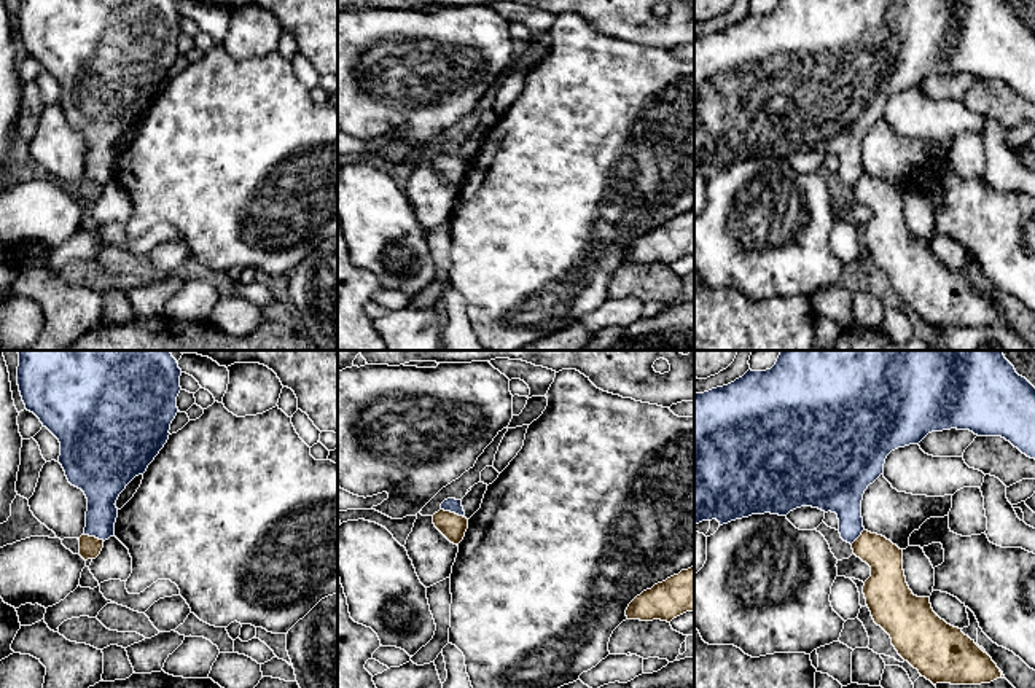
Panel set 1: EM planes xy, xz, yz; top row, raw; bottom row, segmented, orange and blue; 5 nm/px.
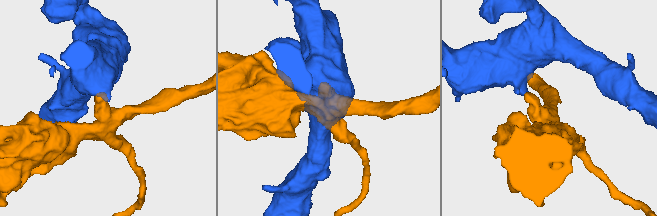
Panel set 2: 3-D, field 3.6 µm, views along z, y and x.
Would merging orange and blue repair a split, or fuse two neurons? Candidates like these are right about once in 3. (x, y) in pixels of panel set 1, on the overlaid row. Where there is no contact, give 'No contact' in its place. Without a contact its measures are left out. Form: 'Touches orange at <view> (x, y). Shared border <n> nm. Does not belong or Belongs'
Touches orange at xz (453, 513). Shared border 130 nm. Does not belong

